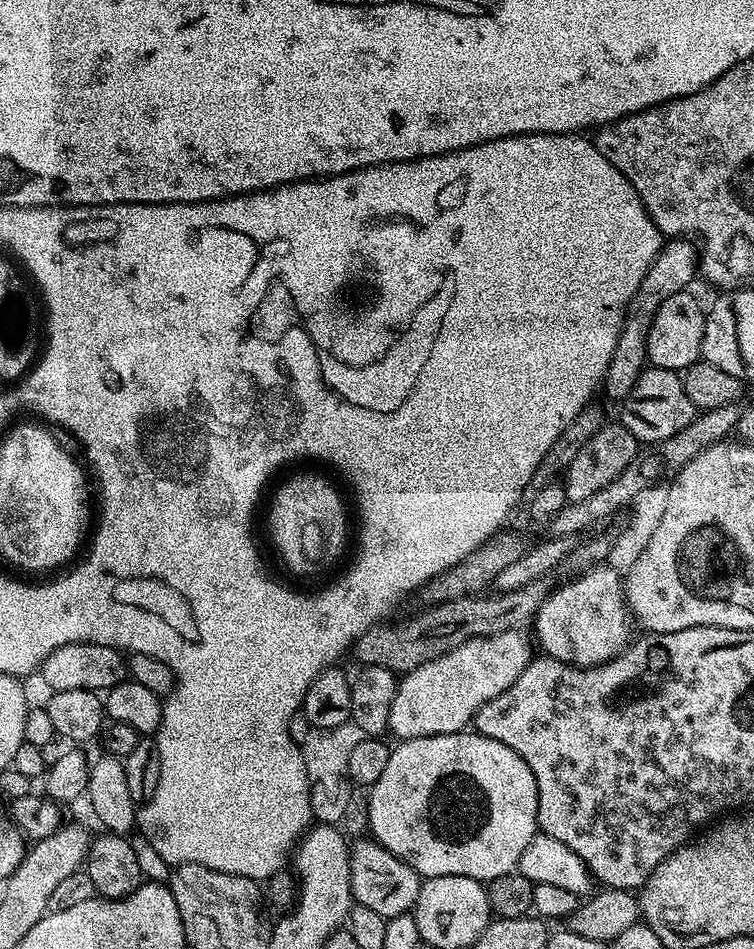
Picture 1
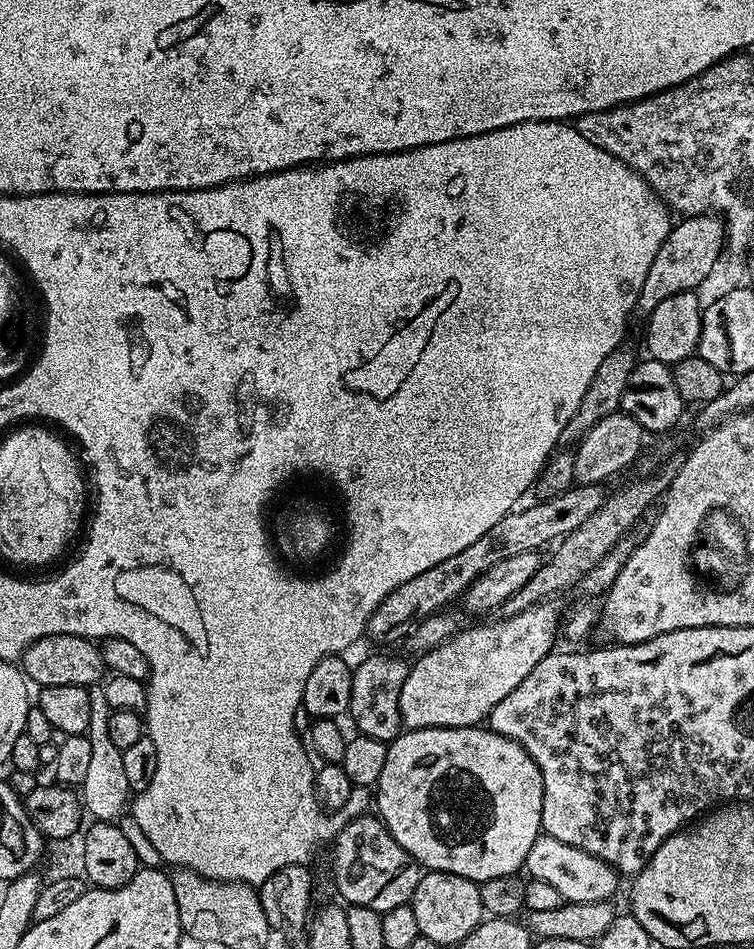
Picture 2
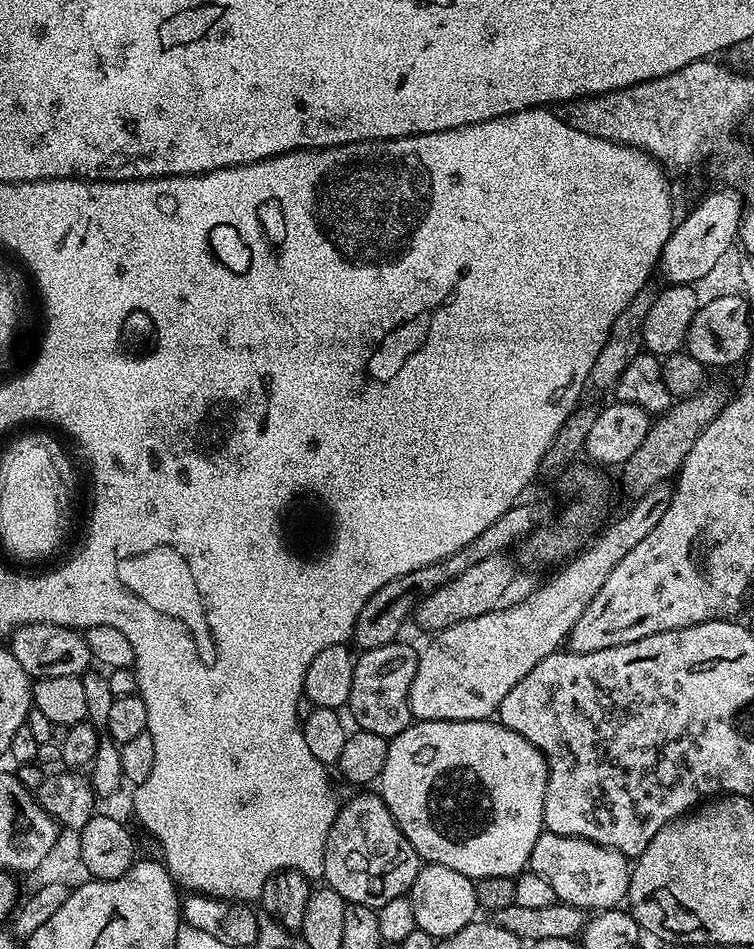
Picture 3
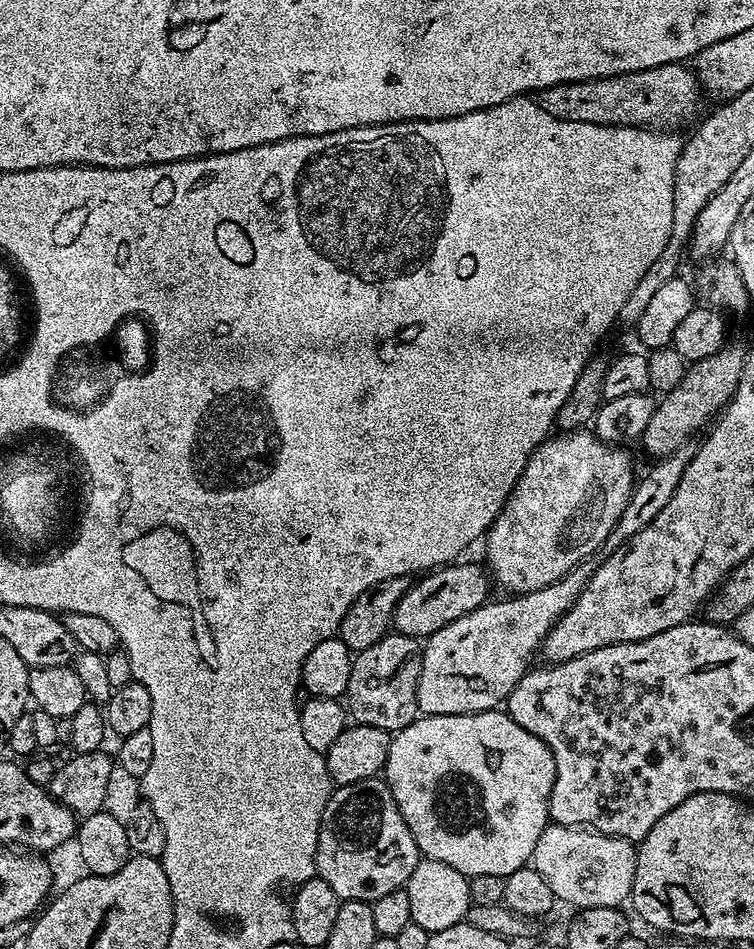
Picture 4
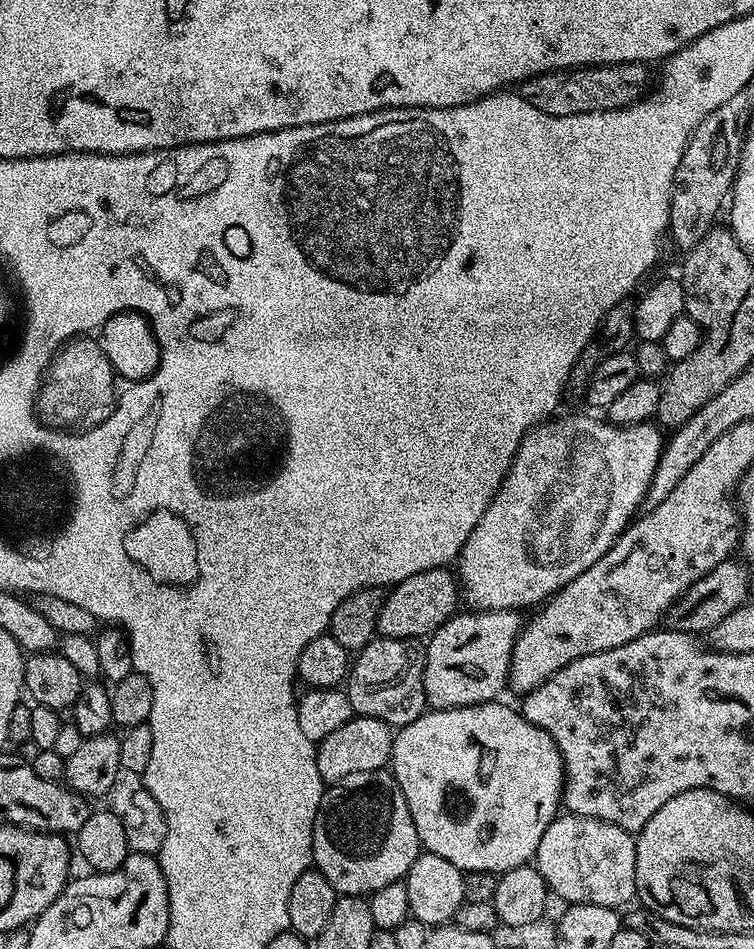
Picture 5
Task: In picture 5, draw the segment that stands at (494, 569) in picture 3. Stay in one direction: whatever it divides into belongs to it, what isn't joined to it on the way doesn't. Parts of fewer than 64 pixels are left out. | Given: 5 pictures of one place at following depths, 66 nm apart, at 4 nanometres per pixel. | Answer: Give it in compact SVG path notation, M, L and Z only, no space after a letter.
M447 567L431 568L395 585L382 602L376 623L377 633L386 638L419 641L438 631L451 616L457 615L456 603L461 603L462 589L457 577L453 573L451 576L448 571Z

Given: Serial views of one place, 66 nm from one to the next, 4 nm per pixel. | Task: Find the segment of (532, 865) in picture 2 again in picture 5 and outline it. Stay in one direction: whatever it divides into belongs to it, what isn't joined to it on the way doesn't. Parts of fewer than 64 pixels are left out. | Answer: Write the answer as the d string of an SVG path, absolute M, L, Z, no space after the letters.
M560 814L546 826L546 834L542 834L542 842L538 842L534 866L548 883L551 893L569 904L593 904L620 910L636 895L635 861L633 833L605 820Z

